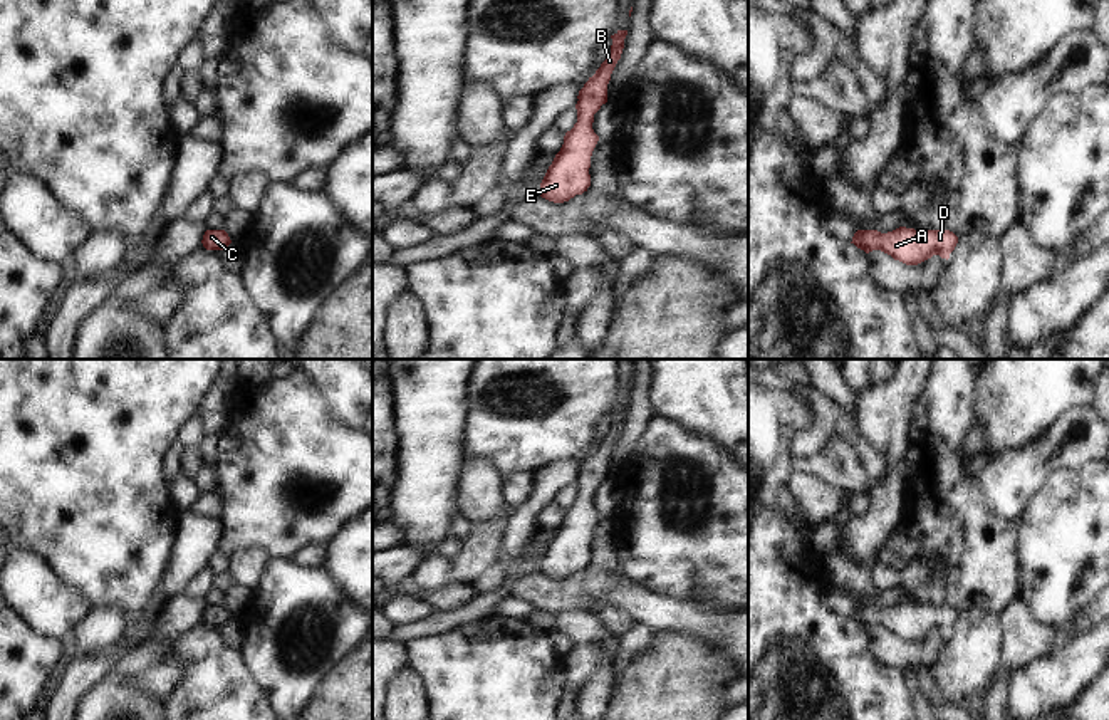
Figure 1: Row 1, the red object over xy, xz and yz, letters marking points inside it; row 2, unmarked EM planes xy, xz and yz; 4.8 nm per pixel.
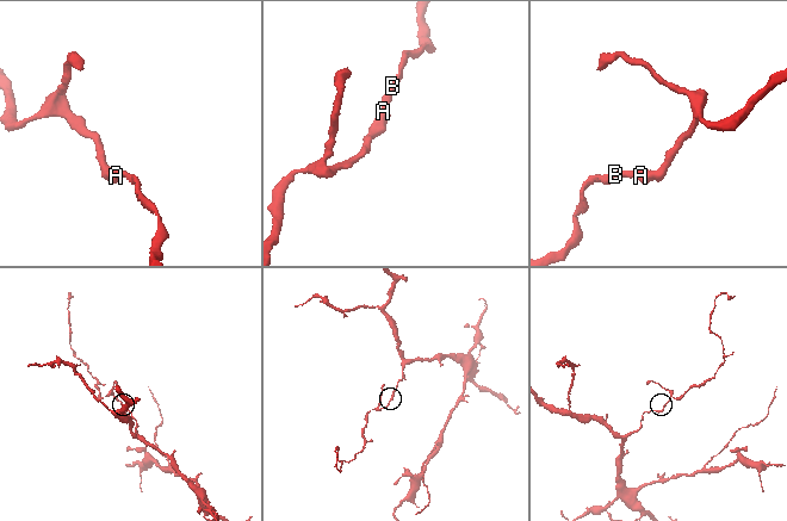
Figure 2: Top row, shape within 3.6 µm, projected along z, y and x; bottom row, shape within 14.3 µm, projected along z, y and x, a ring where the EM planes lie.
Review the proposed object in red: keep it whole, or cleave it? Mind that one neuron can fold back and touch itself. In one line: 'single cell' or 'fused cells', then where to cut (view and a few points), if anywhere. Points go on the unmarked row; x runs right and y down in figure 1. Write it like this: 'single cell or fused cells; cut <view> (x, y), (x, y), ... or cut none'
single cell; cut none

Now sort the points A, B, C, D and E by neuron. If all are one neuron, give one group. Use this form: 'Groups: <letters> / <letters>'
Groups: A B C D E

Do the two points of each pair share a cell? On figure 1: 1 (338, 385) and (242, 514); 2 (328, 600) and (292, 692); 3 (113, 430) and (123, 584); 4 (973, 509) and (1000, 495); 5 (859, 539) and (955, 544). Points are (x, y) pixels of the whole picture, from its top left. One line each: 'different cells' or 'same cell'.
1: different cells
2: same cell
3: same cell
4: different cells
5: different cells

